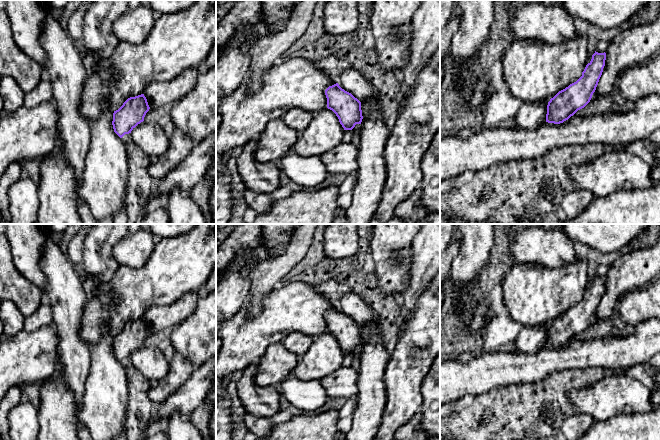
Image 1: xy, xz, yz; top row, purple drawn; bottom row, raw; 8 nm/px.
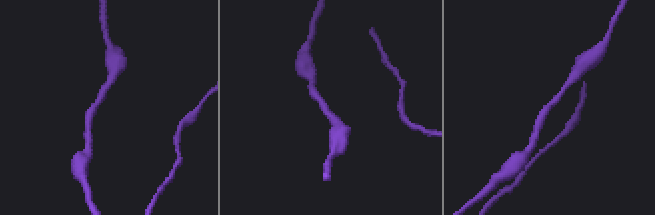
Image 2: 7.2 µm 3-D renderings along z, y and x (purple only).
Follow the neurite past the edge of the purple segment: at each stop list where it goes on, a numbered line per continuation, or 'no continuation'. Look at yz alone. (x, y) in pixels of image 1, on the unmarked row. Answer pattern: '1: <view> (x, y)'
1: yz (529, 340)

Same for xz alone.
1: xz (351, 304)

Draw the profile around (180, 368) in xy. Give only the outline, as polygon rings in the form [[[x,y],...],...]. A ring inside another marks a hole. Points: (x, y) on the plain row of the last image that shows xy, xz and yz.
[[[175,351],[172,360],[169,362],[169,371],[167,376],[152,384],[148,395],[154,404],[163,402],[176,390],[183,386],[191,377],[195,367],[182,354]]]

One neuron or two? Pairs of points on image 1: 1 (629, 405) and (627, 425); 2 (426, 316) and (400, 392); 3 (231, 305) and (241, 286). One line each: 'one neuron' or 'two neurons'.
1: two neurons
2: one neuron
3: one neuron

